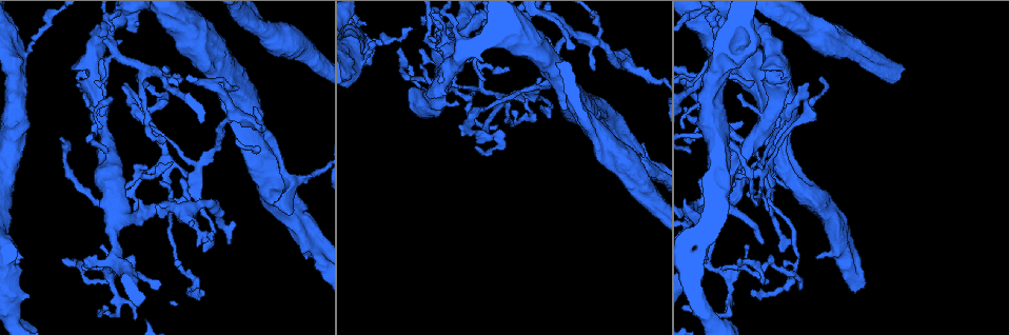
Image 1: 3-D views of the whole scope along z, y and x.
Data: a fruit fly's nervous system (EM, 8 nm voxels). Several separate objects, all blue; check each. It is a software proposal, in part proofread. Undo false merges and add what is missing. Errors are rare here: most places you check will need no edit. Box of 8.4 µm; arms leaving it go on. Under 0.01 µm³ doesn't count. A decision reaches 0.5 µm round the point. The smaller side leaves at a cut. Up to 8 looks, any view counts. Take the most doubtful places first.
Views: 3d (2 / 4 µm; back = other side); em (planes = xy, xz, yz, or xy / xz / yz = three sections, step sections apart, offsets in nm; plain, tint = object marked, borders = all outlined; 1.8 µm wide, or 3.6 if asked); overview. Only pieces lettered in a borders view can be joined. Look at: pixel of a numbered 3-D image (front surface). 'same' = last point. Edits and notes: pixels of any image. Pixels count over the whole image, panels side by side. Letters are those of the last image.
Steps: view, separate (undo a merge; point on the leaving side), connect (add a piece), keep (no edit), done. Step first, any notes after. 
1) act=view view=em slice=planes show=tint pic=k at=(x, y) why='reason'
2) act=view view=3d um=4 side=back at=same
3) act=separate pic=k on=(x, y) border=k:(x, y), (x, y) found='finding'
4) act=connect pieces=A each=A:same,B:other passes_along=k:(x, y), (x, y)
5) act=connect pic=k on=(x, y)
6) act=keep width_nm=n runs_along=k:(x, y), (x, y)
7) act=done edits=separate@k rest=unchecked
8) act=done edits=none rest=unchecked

act=view view=em slice=planes show=borders pic=1 at=(571, 35) why='a fork'

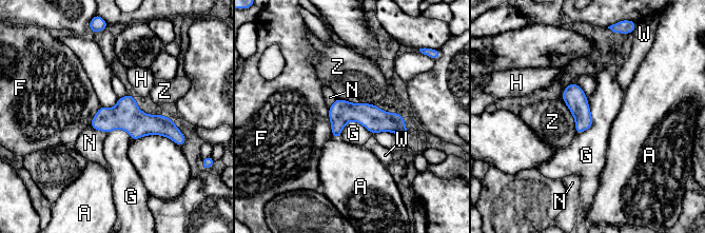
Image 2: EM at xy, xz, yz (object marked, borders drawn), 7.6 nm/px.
act=keep each=A:other,F:other,G:other,H:other,N:other,W:other,Z:other found='one neuron here'

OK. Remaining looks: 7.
act=view view=3d um=4 side=back pic=1 at=(124, 85) why='tapers out'

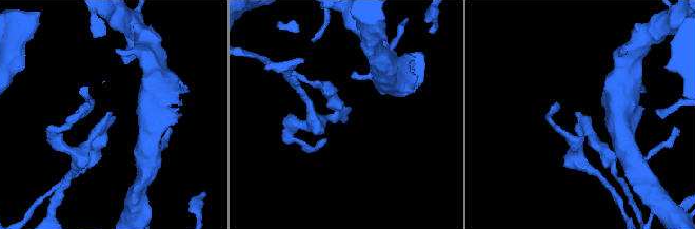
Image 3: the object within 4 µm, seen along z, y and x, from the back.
act=view view=em slice=planes show=borders pic=3 at=(110, 114)

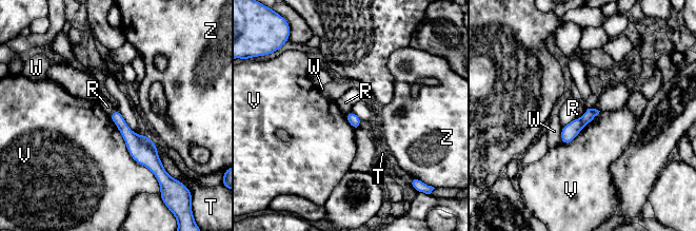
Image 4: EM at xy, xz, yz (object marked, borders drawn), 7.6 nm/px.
act=separate pic=4 on=(569, 132) longest_contact=V:600nm each=R:other,T:other,V:other,W:other,Z:other border=4:(579, 119), (583, 126) found='two neurons meet here'

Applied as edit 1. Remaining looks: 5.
act=view view=overview

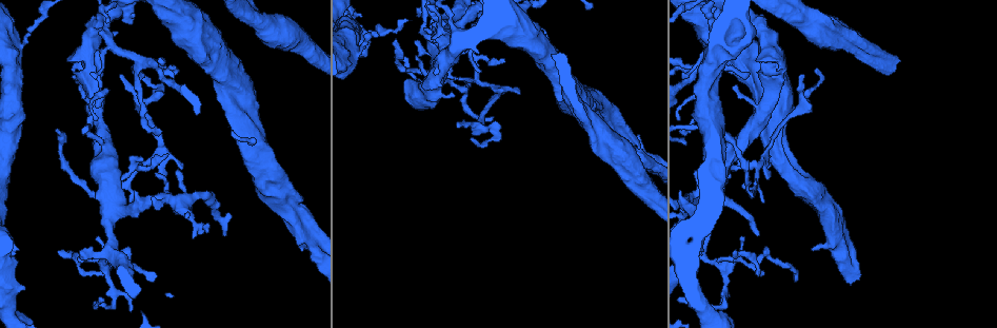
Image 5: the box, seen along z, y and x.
act=view view=3d um=2 pic=5 at=(759, 234) why='free end'

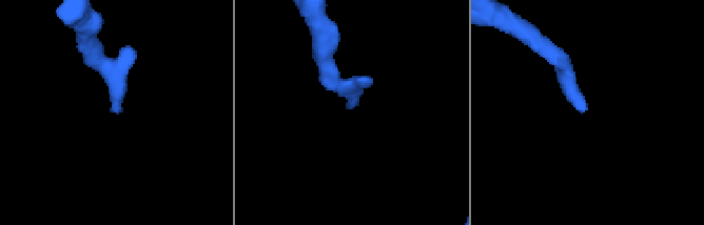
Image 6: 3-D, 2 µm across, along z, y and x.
act=view view=em slice=planes show=tint pic=6 at=(353, 103)

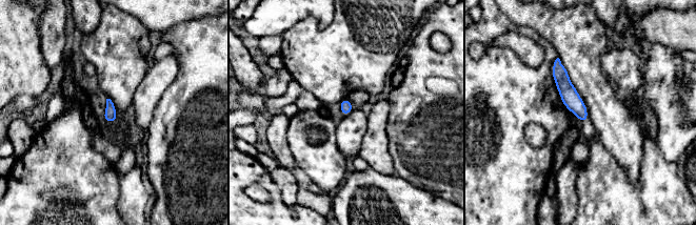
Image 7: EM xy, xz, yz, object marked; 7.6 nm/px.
act=view view=em slice=planes show=borders at=same why='what lies round it'

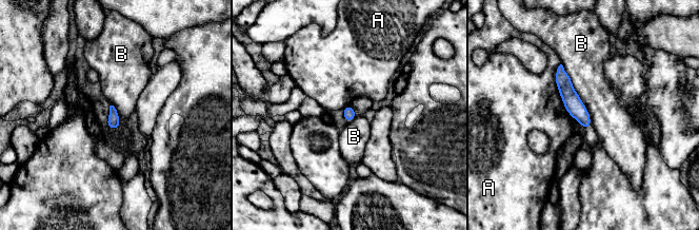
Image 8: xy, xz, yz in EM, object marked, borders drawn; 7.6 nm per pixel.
act=keep each=A:other,B:other runs_along=8:(560, 69), (566, 92), (586, 125) found='no lettered piece goes on from it'

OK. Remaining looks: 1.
act=done edits=separate@4 rest=unchecked

